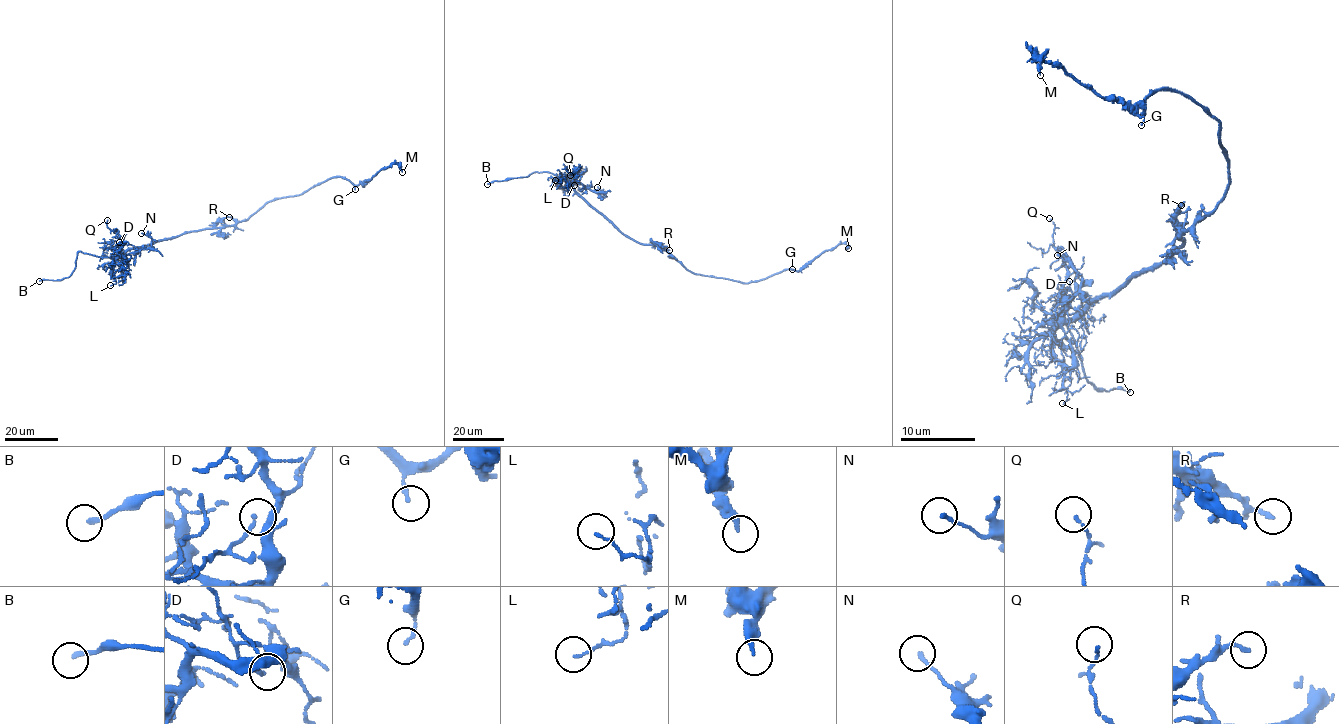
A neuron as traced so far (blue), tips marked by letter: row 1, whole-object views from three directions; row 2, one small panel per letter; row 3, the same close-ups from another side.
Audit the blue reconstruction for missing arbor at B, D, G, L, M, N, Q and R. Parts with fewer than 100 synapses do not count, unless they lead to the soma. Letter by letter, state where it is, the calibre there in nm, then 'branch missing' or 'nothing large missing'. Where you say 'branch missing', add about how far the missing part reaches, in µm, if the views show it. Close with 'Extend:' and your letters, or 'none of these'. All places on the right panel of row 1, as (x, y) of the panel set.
B: place (1130, 392); calibre 190 nm; branch missing; missing 30 µm
D: place (1069, 281); calibre 150 nm; nothing large missing
G: place (1141, 125); calibre 130 nm; nothing large missing
L: place (1062, 403); calibre 90 nm; nothing large missing
M: place (1040, 75); calibre 190 nm; nothing large missing
N: place (1057, 255); calibre 140 nm; nothing large missing
Q: place (1049, 218); calibre 110 nm; nothing large missing
R: place (1181, 205); calibre 160 nm; nothing large missing
Extend: B

